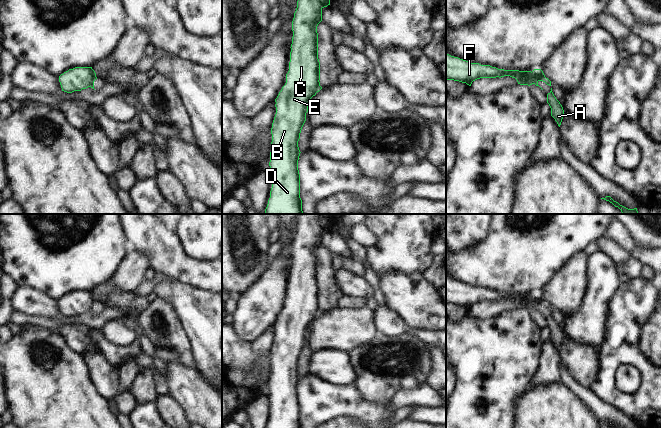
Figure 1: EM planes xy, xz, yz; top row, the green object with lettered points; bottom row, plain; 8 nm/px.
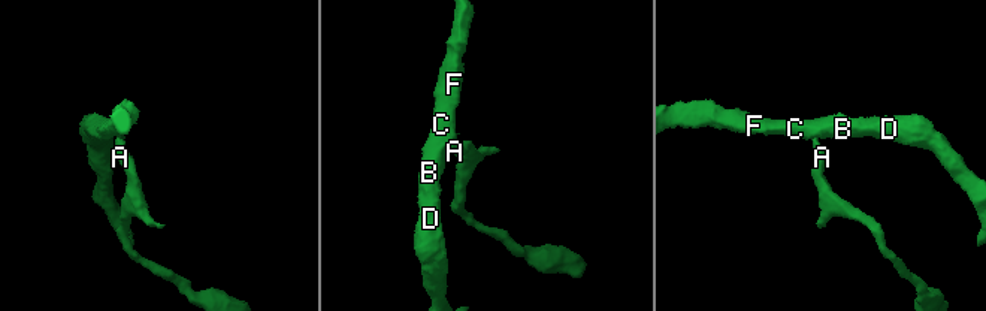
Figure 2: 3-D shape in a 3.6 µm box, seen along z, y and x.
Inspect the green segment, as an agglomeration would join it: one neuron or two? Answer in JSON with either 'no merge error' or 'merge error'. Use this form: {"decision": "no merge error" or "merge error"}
{"decision": "merge error"}

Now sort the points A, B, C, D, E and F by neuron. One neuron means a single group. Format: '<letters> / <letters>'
A / B C D E F

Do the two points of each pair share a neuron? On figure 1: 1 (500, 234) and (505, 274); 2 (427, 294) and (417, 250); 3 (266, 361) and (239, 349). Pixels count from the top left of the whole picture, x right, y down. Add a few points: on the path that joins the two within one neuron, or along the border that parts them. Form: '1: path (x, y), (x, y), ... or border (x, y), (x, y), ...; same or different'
1: path (505, 244), (505, 264); same
2: border (397, 272), (421, 273); different
3: border (270, 352), (261, 359), (265, 378); different

